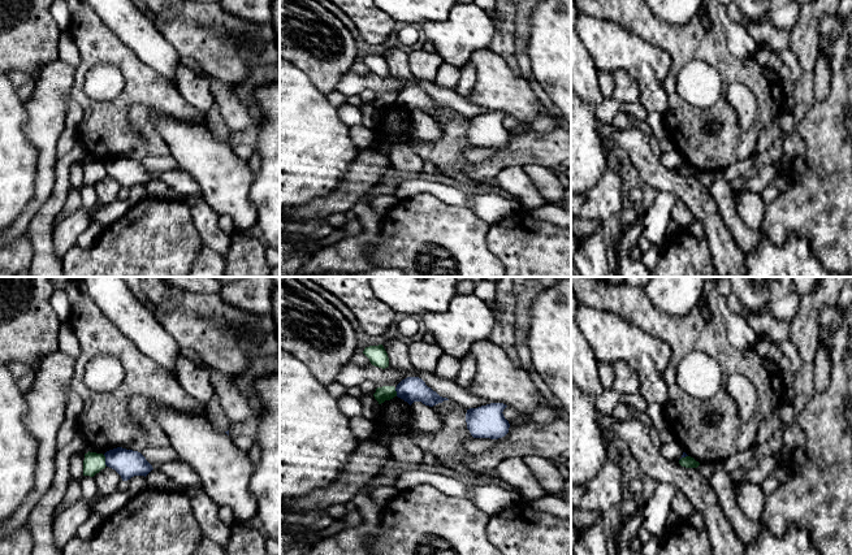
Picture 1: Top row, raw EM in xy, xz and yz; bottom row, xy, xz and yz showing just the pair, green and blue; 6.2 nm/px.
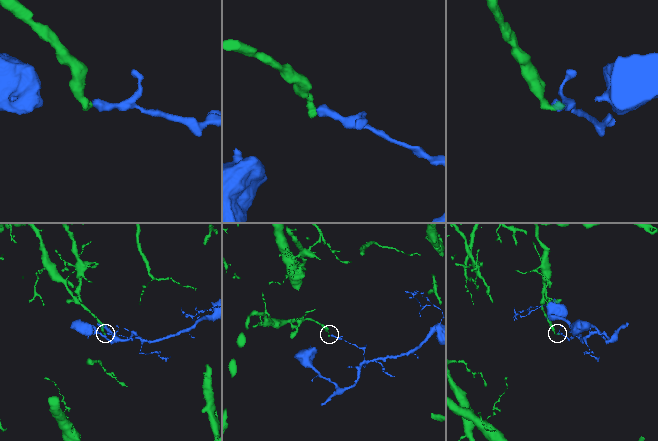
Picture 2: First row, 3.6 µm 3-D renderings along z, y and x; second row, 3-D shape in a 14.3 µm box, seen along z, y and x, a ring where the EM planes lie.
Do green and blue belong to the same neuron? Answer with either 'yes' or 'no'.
no

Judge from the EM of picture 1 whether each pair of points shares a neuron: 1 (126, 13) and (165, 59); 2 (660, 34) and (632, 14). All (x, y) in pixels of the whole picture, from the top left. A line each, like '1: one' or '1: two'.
1: one
2: one

